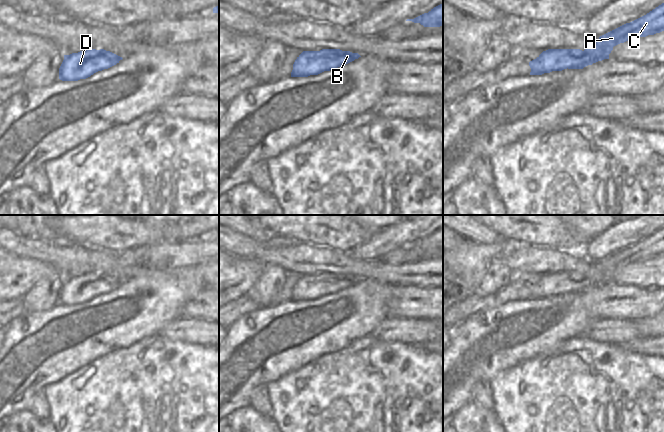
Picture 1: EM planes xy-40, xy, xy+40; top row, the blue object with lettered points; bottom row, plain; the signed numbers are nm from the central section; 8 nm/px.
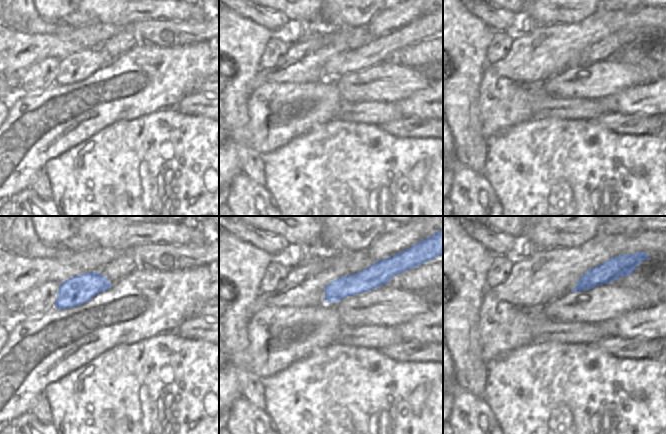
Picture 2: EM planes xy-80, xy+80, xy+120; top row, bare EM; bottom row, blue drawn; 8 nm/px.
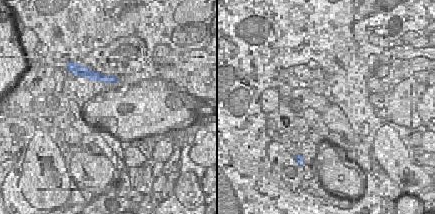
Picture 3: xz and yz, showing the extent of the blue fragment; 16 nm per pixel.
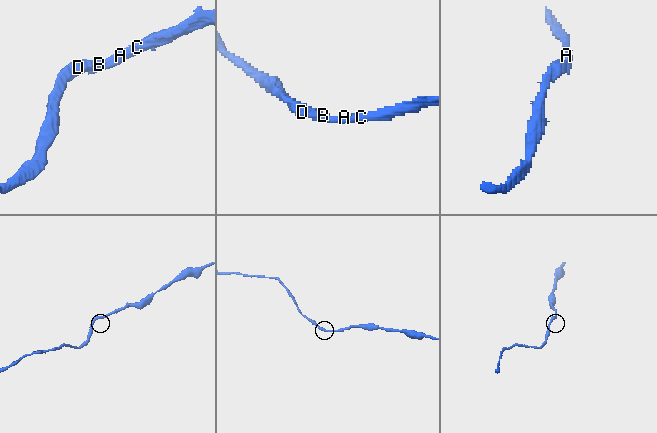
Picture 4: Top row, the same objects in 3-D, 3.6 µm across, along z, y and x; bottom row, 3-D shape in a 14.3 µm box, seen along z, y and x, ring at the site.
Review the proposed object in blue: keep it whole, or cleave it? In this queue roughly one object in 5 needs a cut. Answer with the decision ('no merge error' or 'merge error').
no merge error

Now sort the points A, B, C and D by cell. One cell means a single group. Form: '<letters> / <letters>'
A B C D

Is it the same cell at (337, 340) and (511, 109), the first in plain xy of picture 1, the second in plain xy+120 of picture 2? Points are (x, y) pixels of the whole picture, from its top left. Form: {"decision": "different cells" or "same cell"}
{"decision": "same cell"}

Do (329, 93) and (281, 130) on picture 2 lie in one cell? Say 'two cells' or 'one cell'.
one cell

